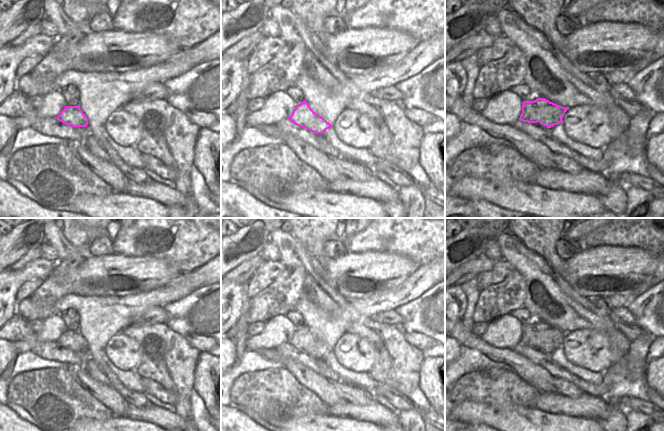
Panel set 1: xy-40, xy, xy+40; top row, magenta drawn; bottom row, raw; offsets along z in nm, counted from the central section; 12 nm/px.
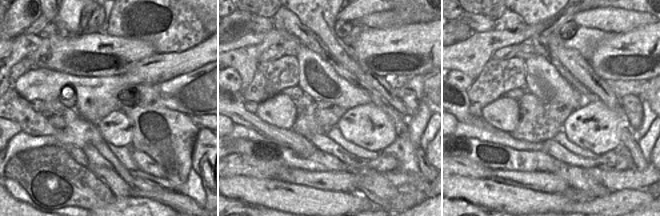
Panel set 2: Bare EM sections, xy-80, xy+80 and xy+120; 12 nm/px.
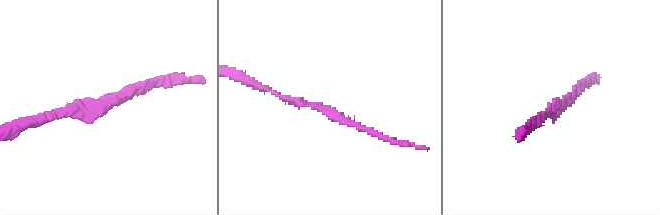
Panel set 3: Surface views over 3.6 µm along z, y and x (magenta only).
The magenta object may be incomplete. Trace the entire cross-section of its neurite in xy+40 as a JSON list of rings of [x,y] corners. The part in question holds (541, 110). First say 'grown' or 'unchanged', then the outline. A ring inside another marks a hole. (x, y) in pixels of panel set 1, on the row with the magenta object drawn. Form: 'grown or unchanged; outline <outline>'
unchanged; outline [[[538,98],[534,101],[522,102],[522,113],[519,120],[528,123],[537,123],[551,128],[562,123],[567,108],[557,105],[545,98]]]

